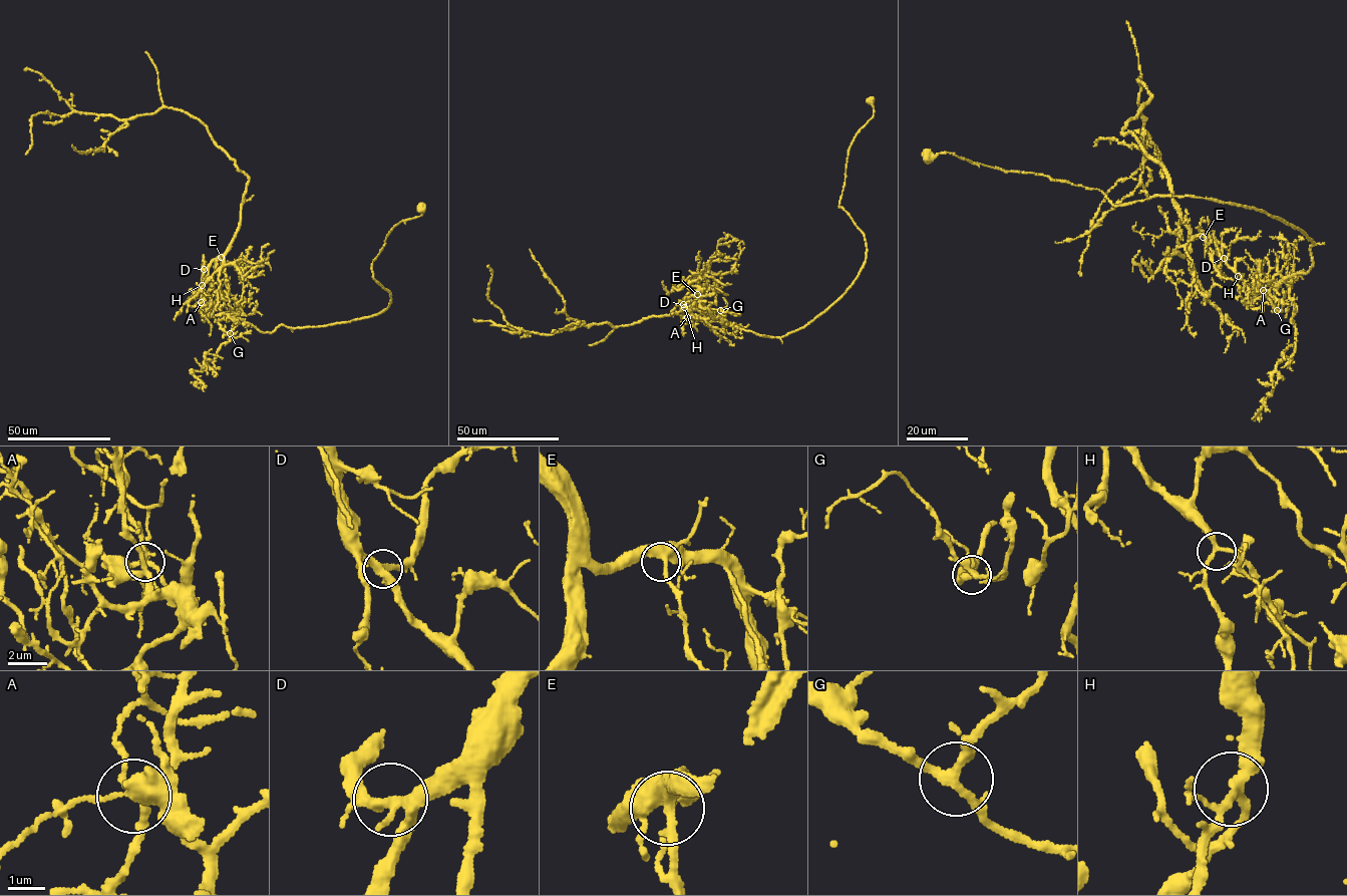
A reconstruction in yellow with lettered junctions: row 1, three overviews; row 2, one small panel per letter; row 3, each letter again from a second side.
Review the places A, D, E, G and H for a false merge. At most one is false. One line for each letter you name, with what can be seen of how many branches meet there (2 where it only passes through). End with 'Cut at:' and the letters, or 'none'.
A: branches 4
Cut at: A

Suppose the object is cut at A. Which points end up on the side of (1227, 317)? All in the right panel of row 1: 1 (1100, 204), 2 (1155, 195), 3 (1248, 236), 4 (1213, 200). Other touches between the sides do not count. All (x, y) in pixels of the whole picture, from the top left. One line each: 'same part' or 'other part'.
1: same part
2: other part
3: same part
4: other part

